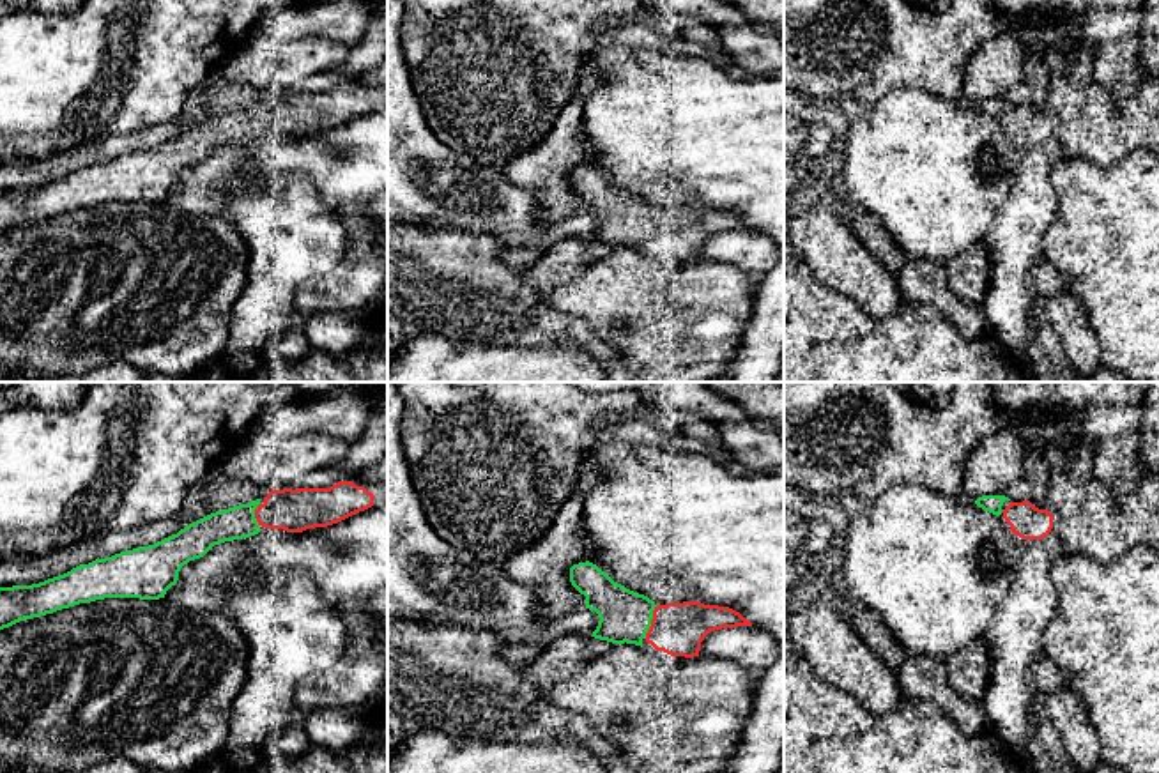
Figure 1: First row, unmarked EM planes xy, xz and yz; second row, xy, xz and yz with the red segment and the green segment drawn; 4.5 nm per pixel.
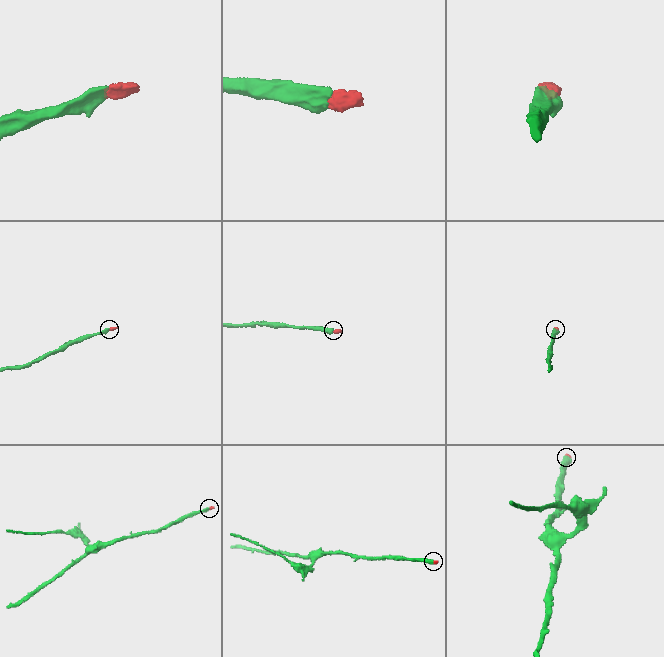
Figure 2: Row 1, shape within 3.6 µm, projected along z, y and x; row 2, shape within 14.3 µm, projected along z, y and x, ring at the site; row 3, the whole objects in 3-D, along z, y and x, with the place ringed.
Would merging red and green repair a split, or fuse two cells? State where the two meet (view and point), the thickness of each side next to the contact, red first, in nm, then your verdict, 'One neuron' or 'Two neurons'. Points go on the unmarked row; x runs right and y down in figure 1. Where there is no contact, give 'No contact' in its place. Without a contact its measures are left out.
Touches red at xz (652, 225). Thickness 240 nm (red) against 240 nm. One neuron

